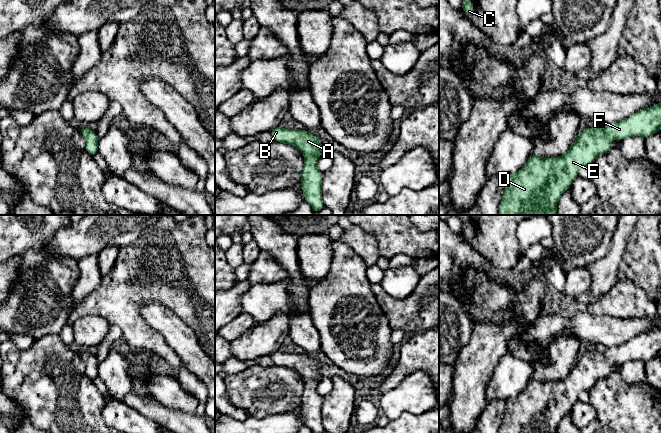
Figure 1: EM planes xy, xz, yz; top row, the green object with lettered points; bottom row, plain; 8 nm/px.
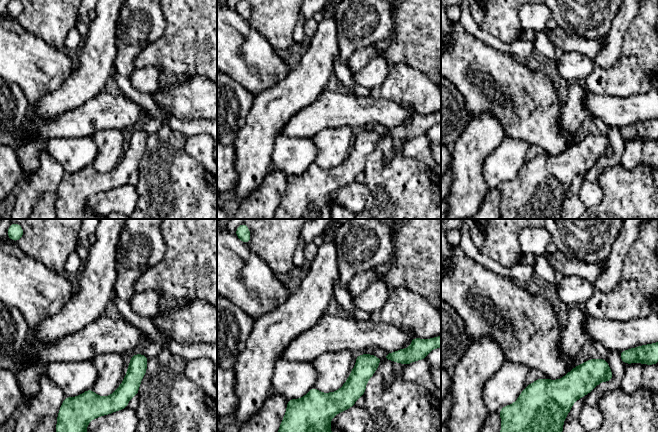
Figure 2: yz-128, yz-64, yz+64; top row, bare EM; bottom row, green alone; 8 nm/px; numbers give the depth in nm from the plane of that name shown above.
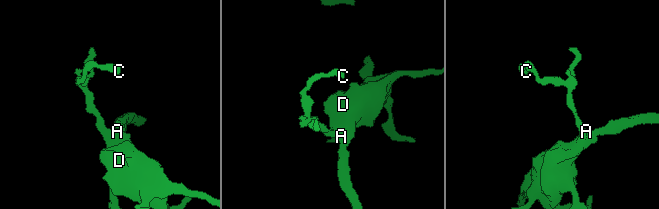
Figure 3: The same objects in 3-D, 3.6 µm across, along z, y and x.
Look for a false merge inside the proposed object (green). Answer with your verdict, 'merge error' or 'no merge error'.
no merge error

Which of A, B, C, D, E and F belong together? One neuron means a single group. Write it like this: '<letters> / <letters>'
A B C D E F

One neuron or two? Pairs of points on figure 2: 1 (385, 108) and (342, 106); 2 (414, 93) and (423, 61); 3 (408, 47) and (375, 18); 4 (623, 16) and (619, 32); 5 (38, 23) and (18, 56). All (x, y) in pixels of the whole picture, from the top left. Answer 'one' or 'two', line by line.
1: one
2: two
3: two
4: one
5: two

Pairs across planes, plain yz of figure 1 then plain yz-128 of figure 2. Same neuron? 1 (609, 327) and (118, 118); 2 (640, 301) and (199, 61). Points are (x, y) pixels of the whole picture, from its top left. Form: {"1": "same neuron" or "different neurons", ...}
{"1": "same neuron", "2": "different neurons"}

